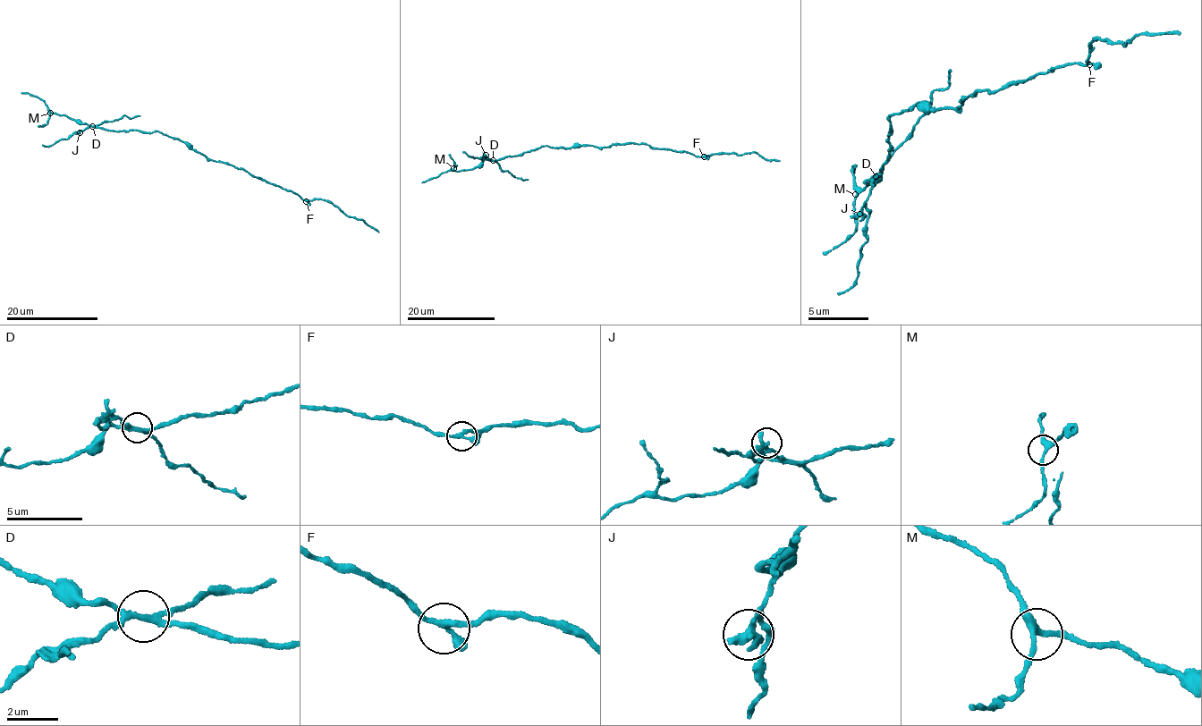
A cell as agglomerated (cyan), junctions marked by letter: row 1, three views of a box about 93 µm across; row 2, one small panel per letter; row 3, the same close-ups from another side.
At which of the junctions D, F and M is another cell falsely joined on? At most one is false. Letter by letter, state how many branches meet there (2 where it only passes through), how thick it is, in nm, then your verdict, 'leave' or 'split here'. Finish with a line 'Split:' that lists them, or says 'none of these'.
D: 4 branches meet; 240 nm thick; split here
F: 3 branches meet; 200 nm thick; leave
M: 3 branches meet; 240 nm thick; leave
Split: D

